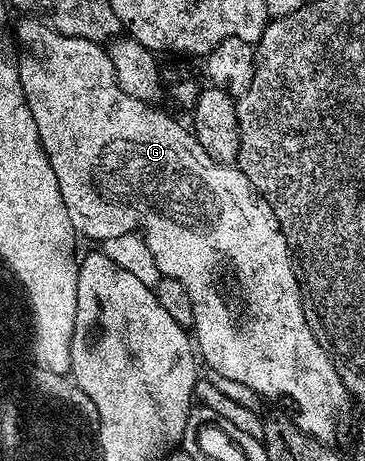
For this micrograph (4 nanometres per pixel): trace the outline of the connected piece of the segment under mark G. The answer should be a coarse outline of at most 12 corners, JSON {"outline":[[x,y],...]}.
{"outline":[[16,26],[75,235],[140,232],[214,374],[333,443],[348,395],[237,165],[105,45]]}

